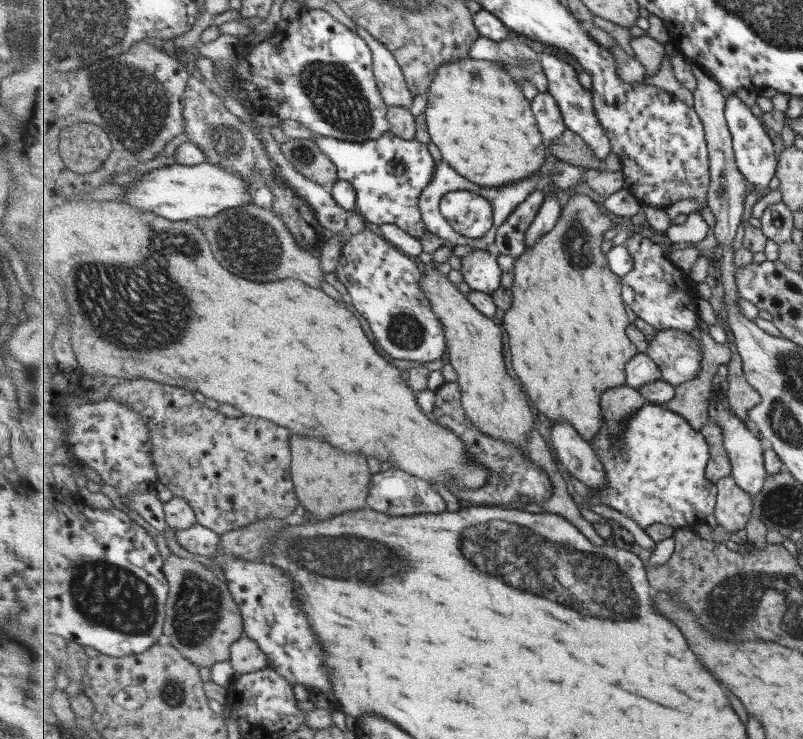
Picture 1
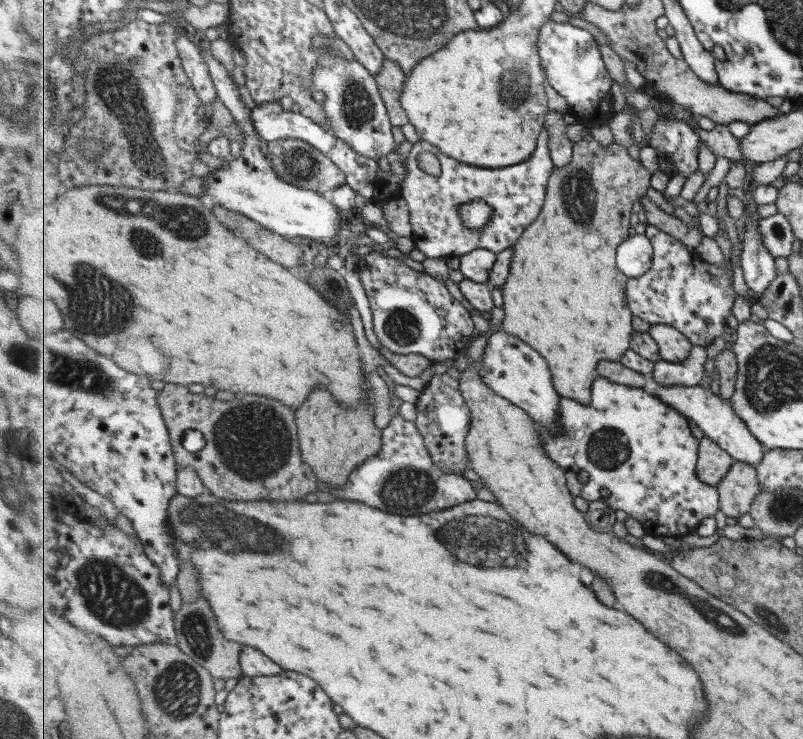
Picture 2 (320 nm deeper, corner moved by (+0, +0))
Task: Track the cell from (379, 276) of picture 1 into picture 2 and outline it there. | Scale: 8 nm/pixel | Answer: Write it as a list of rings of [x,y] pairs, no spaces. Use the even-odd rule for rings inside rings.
[[[371,252],[363,257],[361,280],[366,288],[374,316],[374,329],[384,348],[395,354],[422,354],[434,362],[455,359],[469,348],[474,339],[475,322],[465,306],[455,300],[443,284],[443,280],[435,280],[427,276],[427,292],[419,294],[423,288],[417,286],[417,272],[413,272],[407,264],[393,257],[382,256],[379,252]]]

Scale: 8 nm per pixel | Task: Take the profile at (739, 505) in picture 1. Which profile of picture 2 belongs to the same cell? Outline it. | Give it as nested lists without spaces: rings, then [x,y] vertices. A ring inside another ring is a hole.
[[[739,461],[734,463],[718,488],[721,512],[734,519],[750,513],[756,498],[763,492],[756,467]]]

